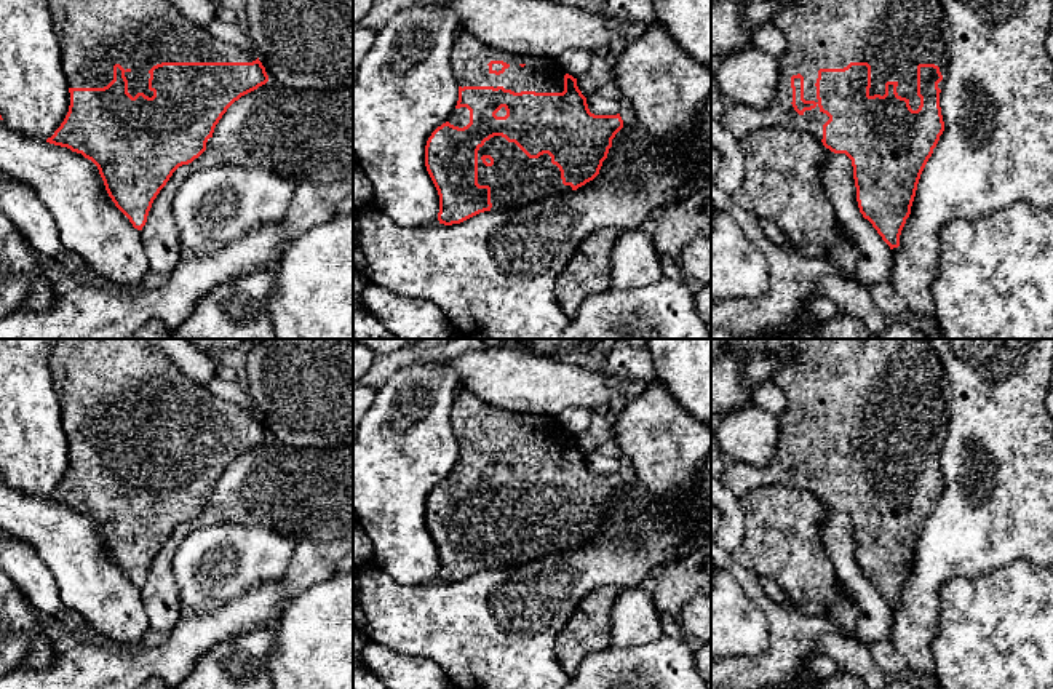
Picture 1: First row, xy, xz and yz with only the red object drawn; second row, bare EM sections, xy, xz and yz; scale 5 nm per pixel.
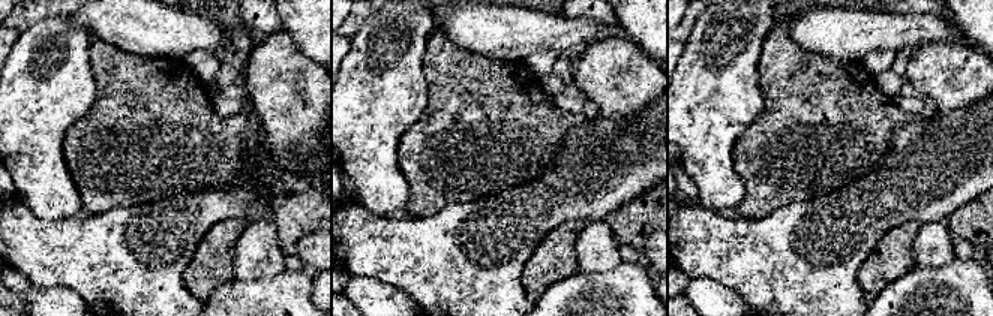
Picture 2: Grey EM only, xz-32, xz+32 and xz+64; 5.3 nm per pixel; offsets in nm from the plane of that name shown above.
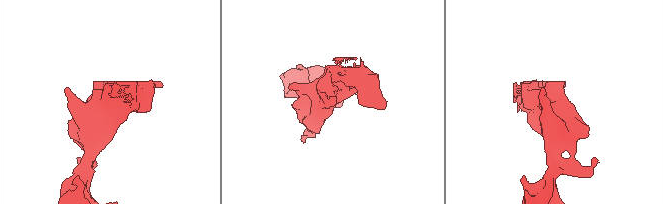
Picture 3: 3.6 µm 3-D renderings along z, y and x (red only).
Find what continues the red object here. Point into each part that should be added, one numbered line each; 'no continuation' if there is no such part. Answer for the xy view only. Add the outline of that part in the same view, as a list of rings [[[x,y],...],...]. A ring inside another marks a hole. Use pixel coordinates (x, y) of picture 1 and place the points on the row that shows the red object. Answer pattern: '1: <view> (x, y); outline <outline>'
1: xy (95, 35); outline [[[50,0],[50,11],[53,16],[54,32],[61,45],[62,70],[67,78],[69,88],[104,88],[113,80],[113,66],[120,64],[126,72],[128,93],[134,98],[137,93],[144,93],[152,98],[153,91],[149,90],[149,70],[161,62],[252,62],[257,59],[256,54],[244,53],[233,45],[216,40],[208,27],[192,22],[173,0]]]

